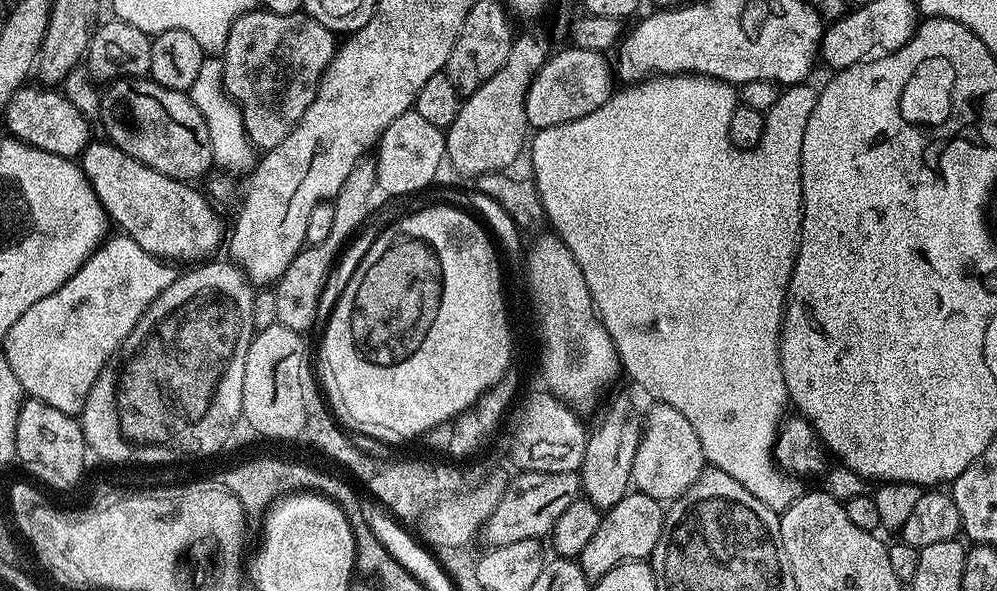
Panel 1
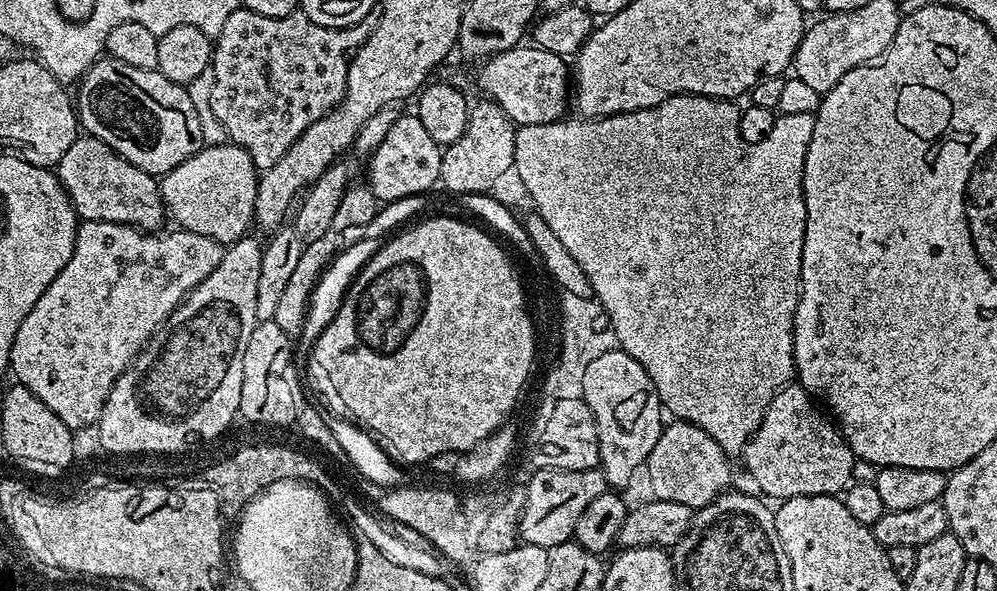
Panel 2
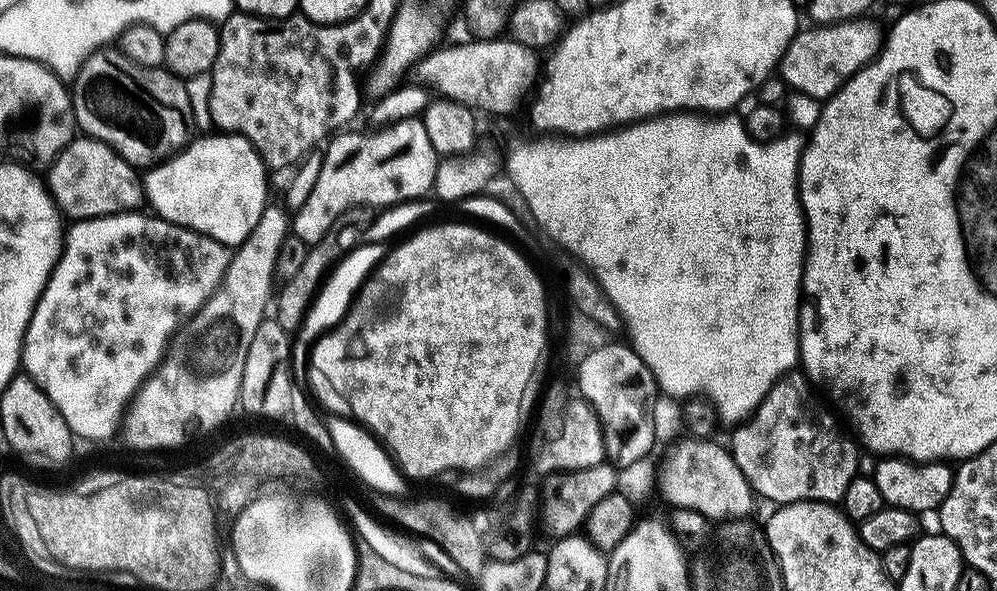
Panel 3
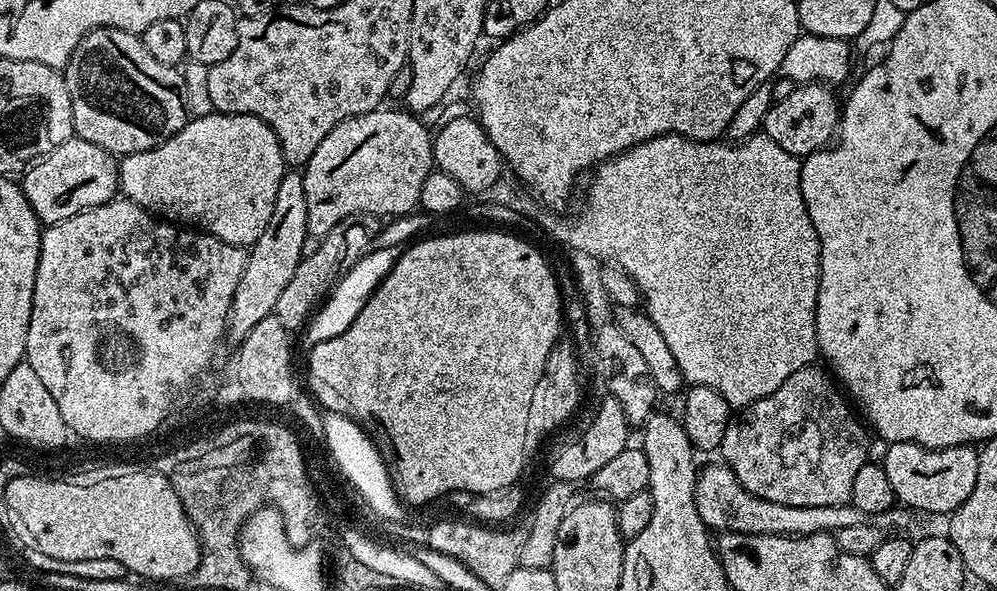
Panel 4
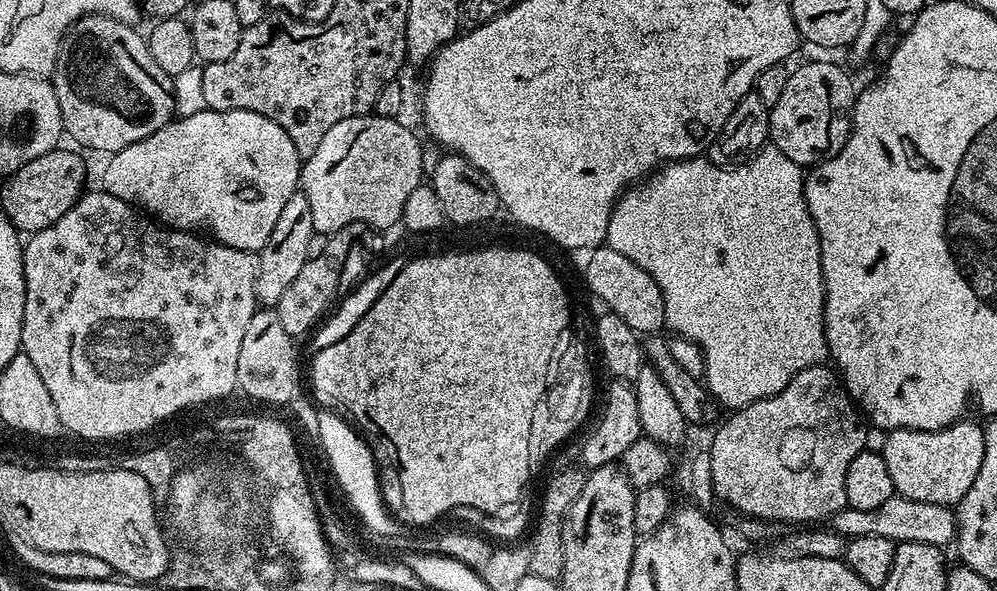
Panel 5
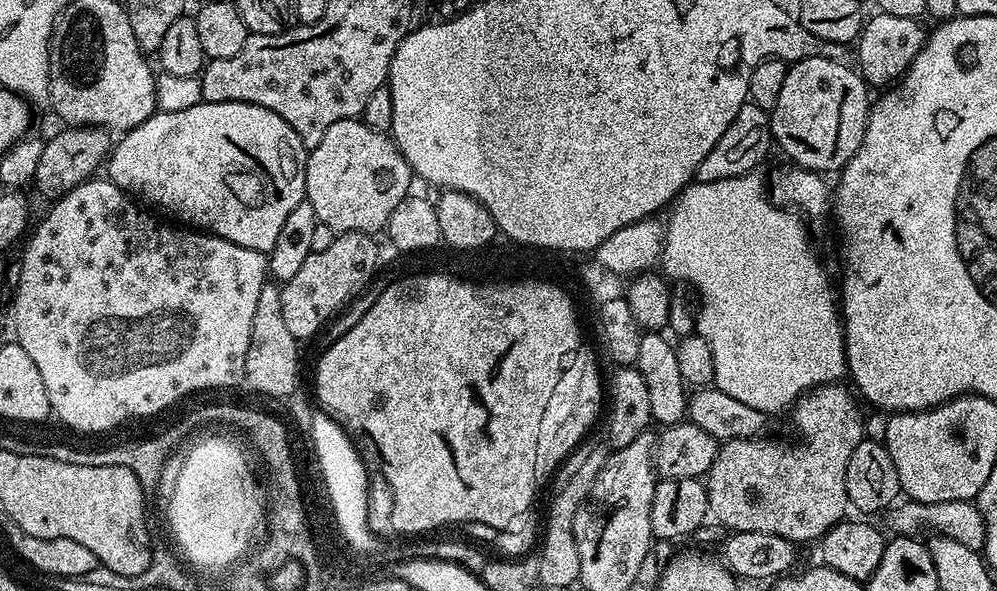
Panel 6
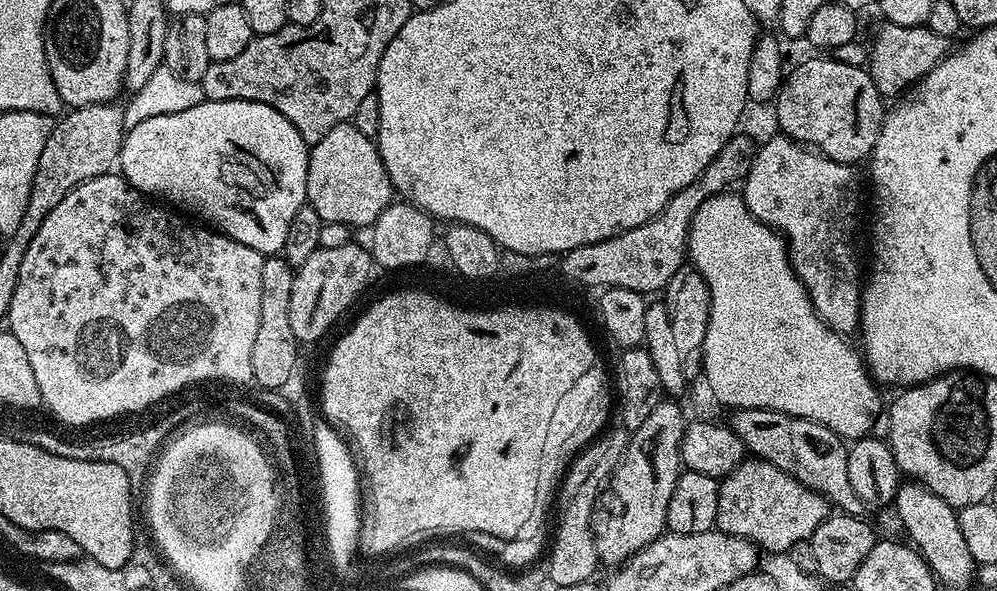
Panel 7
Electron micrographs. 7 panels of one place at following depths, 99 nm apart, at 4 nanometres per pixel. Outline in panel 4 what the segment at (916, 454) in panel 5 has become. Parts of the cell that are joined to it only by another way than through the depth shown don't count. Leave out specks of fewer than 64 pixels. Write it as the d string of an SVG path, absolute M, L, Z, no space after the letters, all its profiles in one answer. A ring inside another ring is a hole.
M889 443L882 457L893 497L905 509L916 512L951 513L964 501L976 477L977 449L972 446L924 448L921 444Z

